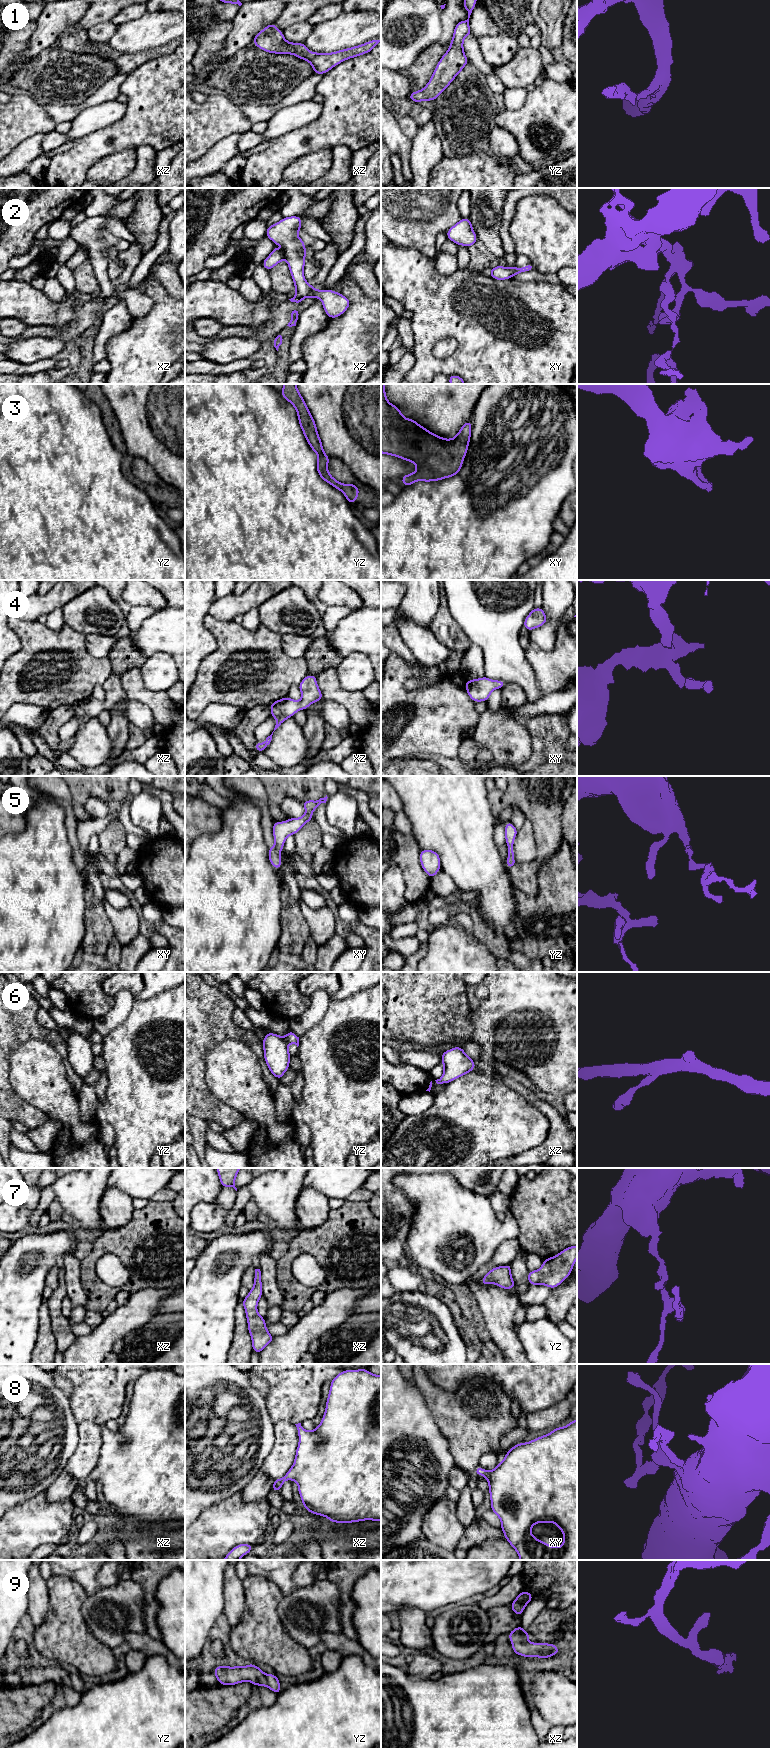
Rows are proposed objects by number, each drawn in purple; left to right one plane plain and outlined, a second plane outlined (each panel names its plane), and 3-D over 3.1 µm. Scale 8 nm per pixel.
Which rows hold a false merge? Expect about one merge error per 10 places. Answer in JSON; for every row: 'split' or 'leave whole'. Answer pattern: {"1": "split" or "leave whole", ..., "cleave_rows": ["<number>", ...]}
{"1": "leave whole", "2": "leave whole", "3": "leave whole", "4": "leave whole", "5": "leave whole", "6": "leave whole", "7": "leave whole", "8": "leave whole", "9": "leave whole", "cleave_rows": []}

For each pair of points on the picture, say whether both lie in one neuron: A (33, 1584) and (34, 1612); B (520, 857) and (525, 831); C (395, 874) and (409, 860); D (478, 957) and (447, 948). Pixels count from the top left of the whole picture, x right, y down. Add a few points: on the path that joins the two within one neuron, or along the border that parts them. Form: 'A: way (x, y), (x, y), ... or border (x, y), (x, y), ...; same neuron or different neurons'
A: way (34, 1591), (34, 1605); same neuron
B: way (525, 851), (525, 837); same neuron
C: border (393, 865), (399, 869), (403, 876), (404, 893); different neurons
D: way (470, 957), (455, 956); same neuron

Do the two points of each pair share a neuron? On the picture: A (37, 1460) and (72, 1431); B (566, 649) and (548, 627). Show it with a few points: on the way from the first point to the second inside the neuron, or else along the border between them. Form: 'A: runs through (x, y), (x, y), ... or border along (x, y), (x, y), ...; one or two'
A: runs through (49, 1460), (56, 1460), (69, 1447), (70, 1443); one
B: border along (562, 623), (552, 650), (544, 651), (533, 643); two

